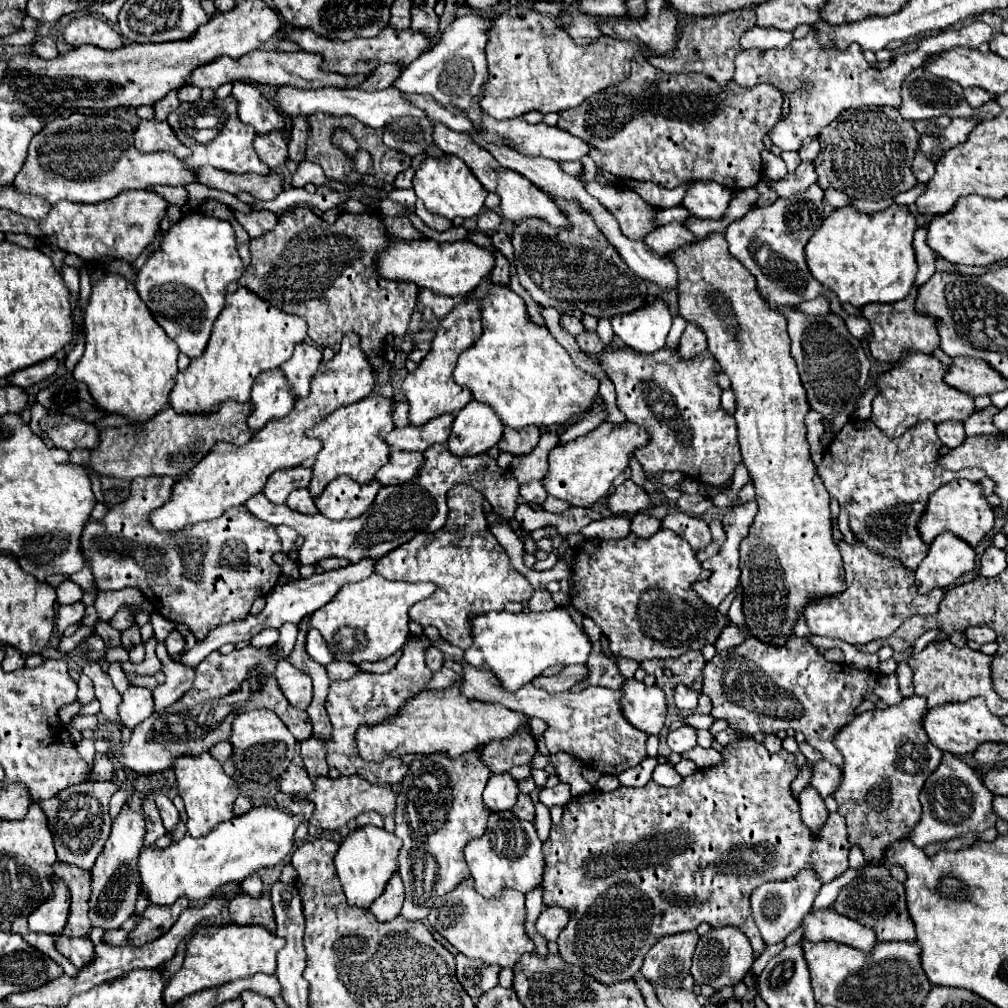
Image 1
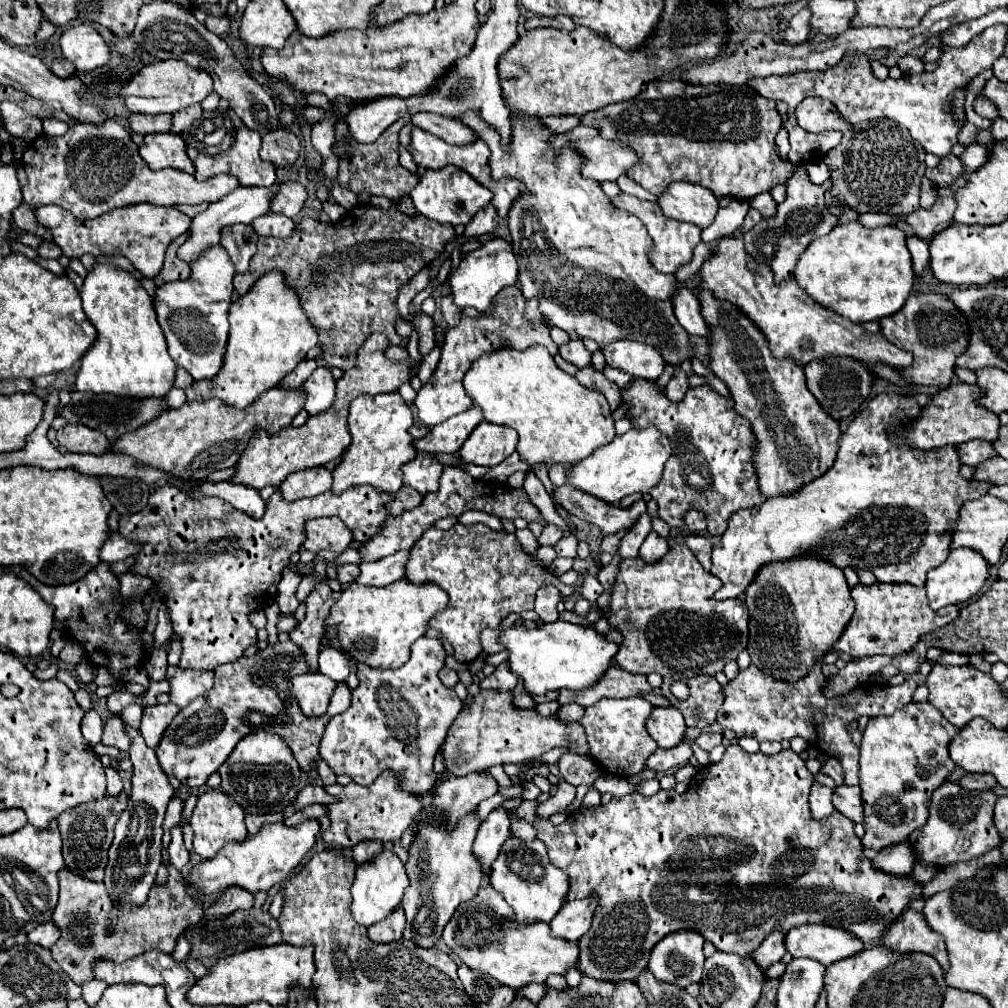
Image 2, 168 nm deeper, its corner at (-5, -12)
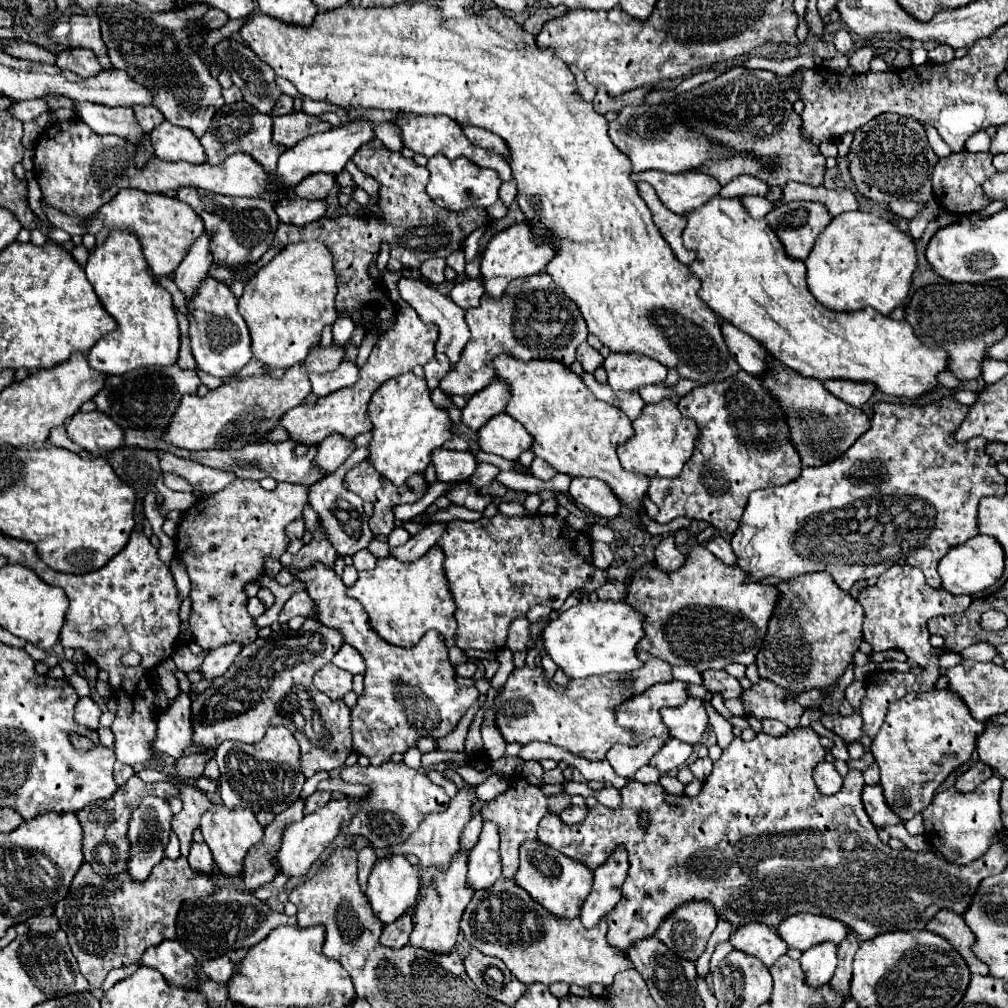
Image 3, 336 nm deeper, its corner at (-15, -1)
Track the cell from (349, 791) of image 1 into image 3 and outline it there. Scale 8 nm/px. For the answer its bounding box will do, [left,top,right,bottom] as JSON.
[341,761,449,847]

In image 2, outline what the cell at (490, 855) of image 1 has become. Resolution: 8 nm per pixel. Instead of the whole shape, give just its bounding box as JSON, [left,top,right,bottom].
[489,836,569,924]

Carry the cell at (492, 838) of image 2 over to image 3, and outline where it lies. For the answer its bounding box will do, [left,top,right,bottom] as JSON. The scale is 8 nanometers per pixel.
[467,823,501,889]

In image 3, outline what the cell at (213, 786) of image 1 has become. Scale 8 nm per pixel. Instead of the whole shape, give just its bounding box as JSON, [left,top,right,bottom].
[201,807,263,877]

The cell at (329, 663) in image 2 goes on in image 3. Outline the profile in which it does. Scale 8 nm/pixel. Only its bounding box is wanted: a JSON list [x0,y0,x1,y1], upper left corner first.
[333,645,365,675]

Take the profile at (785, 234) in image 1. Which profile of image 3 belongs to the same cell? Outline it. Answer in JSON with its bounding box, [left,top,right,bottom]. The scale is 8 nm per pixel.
[767,201,831,259]

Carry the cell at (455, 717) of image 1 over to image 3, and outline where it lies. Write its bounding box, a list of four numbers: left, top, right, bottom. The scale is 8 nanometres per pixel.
[495,665,633,761]

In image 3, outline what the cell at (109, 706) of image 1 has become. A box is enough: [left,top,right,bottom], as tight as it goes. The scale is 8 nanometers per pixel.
[129,797,171,881]

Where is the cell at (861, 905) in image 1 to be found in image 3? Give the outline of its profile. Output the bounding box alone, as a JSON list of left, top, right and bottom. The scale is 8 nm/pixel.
[925,909,989,975]

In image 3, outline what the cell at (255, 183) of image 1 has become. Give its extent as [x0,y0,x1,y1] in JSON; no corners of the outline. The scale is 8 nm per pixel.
[295,173,335,199]

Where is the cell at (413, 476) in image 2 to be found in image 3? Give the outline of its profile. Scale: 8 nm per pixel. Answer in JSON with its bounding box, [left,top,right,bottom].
[431,449,477,481]

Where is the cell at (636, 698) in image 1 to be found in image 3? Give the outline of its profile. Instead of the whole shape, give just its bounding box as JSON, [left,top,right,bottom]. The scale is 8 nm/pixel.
[661,699,709,745]

